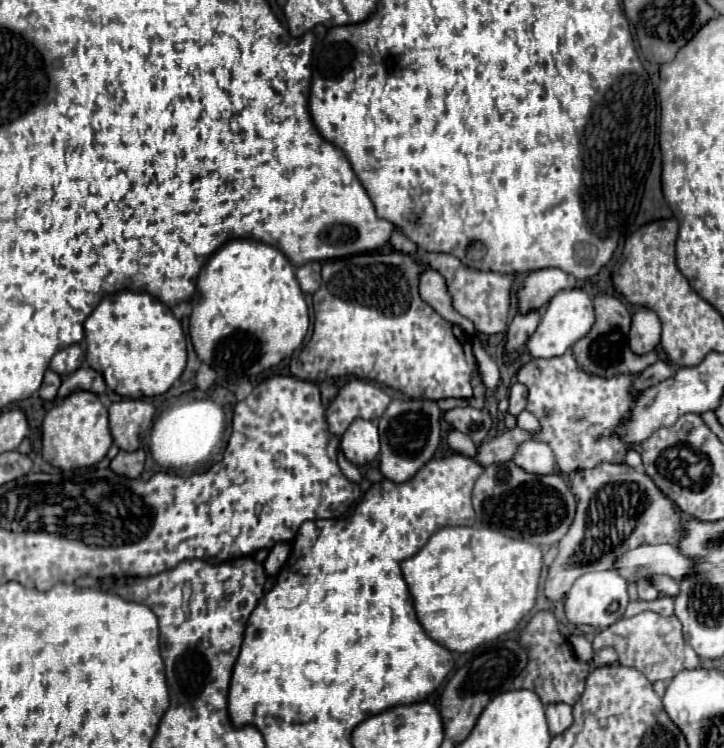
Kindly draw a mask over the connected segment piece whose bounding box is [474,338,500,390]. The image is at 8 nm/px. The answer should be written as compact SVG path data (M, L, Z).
M474 338L474 356L476 356L476 360L478 360L478 368L480 368L480 374L482 374L482 382L484 382L490 390L494 390L496 384L498 384L498 380L500 380L498 366L496 366L496 362L486 354L486 350L484 350L484 346L480 344L478 338Z

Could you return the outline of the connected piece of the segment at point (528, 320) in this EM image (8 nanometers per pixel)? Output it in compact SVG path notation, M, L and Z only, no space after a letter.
M528 310L526 314L518 312L506 332L506 360L514 360L518 352L524 350L526 340L534 334L540 322L540 310Z

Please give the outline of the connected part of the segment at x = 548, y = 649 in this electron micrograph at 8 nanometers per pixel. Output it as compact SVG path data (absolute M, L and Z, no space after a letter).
M550 610L536 612L530 618L530 622L526 624L526 628L522 630L520 644L528 650L530 660L528 660L528 666L524 668L524 672L514 680L514 688L530 690L530 684L534 684L532 688L544 706L548 706L552 702L566 702L572 706L580 698L580 694L584 692L584 680L590 672L590 666L580 662L574 656L572 646L558 632L558 622L556 622L554 614Z

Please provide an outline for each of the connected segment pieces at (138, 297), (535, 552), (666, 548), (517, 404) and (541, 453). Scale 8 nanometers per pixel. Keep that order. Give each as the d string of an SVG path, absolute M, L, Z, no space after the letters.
M146 292L106 296L84 322L86 362L100 372L106 386L124 398L164 394L186 366L186 338L170 308Z
M448 526L430 536L424 548L402 562L426 634L452 652L470 652L514 630L534 608L542 574L542 548L490 528Z
M660 544L660 546L640 546L632 552L620 556L614 566L620 576L632 578L648 578L652 574L666 574L676 582L694 574L694 562L690 556L684 556L676 546Z
M520 382L512 384L512 388L510 388L510 412L514 416L518 416L522 412L522 408L526 408L526 396L528 396L528 390L524 388L524 384L520 384Z
M528 440L520 444L520 448L514 454L514 464L524 468L532 474L552 474L556 470L556 458L548 444Z

